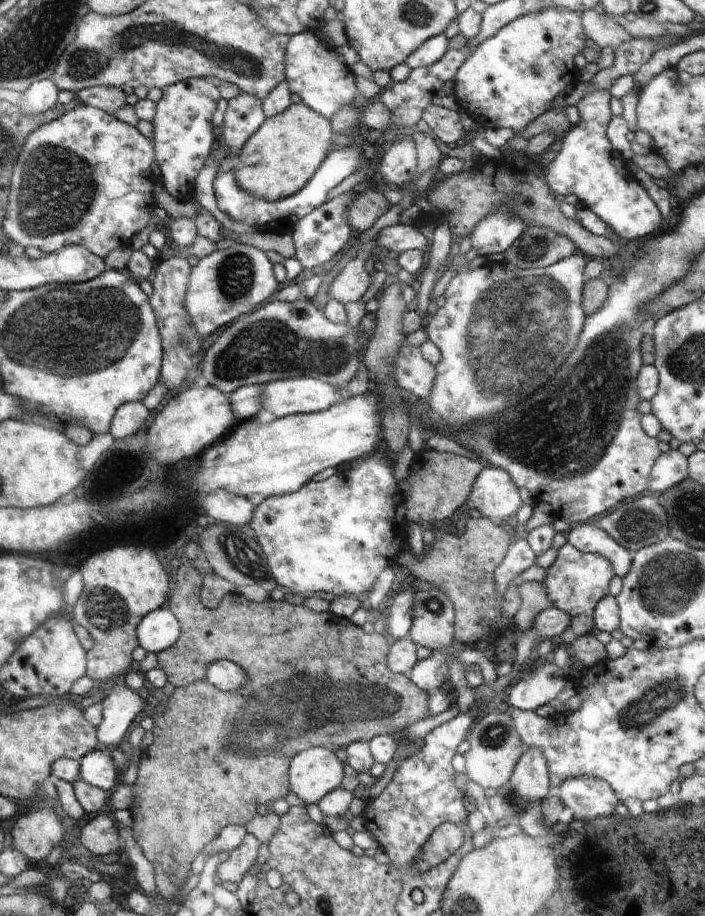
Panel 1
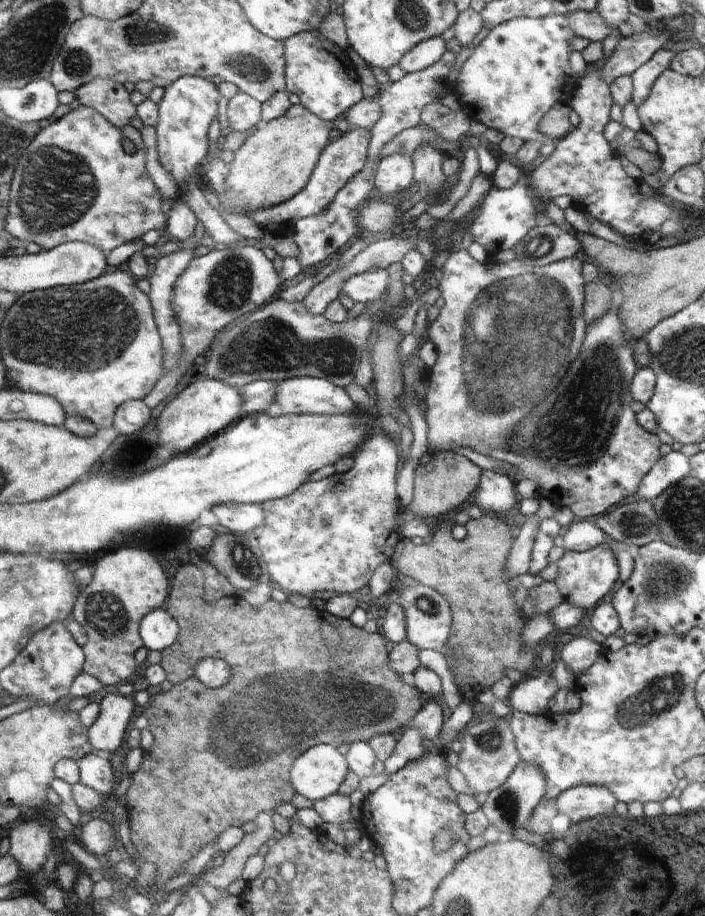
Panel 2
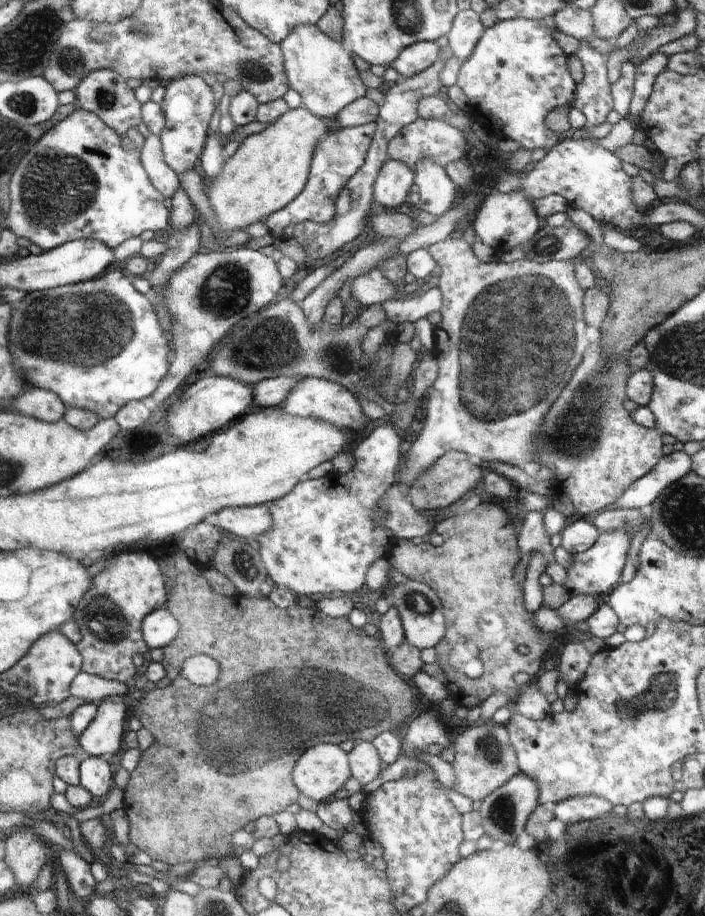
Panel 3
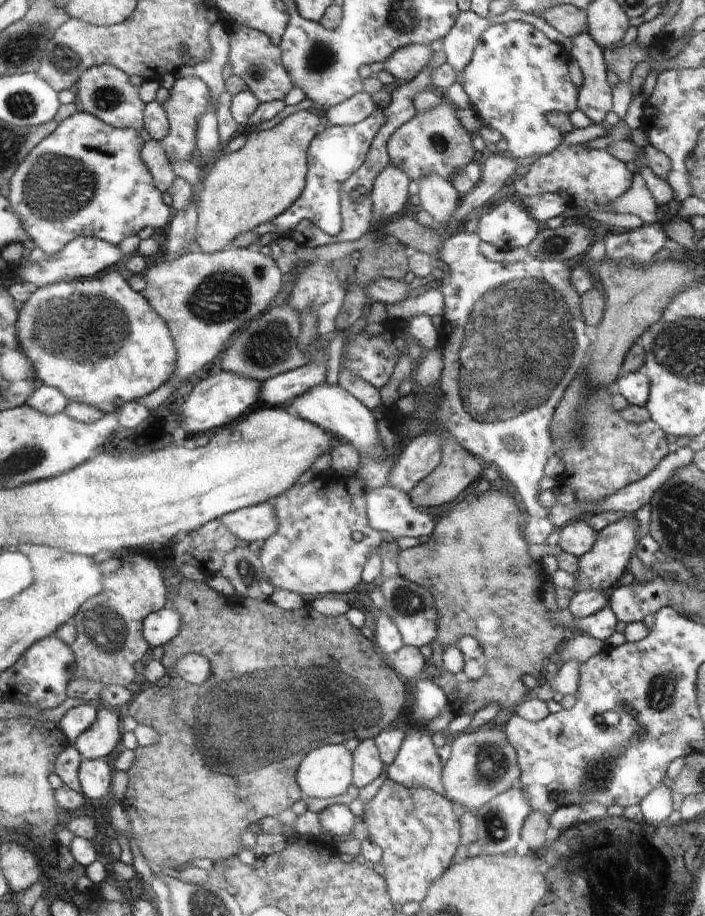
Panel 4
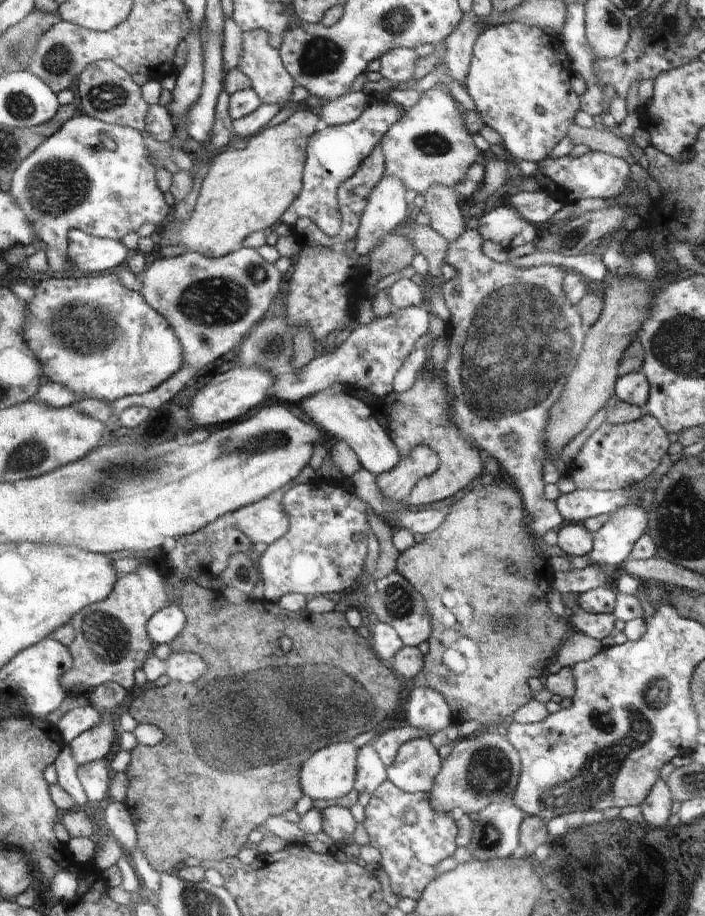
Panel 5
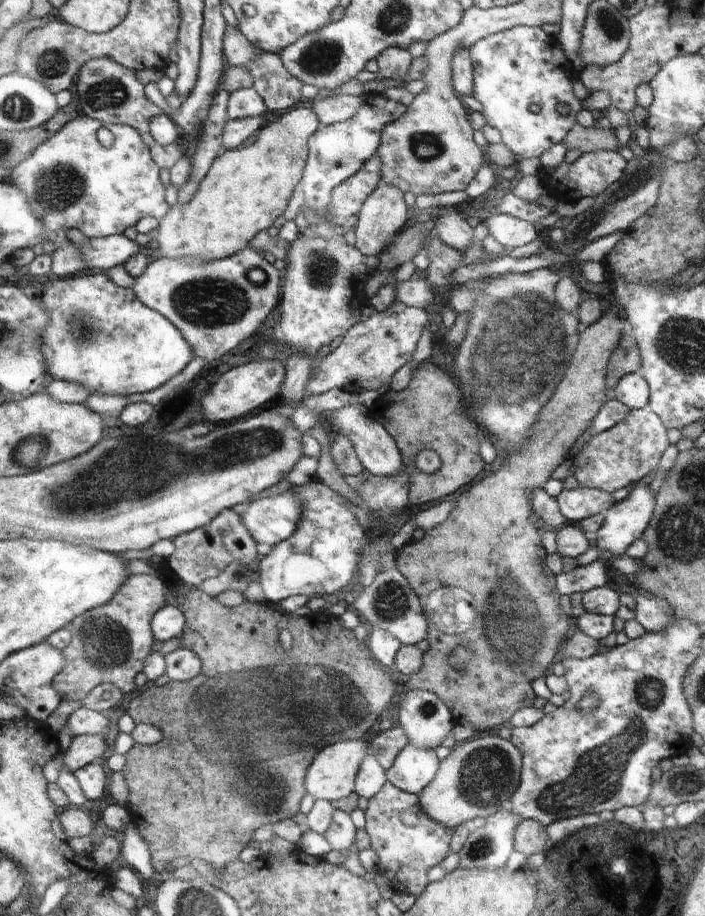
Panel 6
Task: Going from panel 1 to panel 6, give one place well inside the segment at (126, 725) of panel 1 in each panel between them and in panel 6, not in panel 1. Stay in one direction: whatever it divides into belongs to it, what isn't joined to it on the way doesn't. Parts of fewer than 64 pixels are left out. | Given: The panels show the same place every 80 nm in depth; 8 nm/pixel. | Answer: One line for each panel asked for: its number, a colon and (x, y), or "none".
2: (116, 710)
3: (104, 735)
4: (101, 739)
5: (92, 745)
6: (84, 749)

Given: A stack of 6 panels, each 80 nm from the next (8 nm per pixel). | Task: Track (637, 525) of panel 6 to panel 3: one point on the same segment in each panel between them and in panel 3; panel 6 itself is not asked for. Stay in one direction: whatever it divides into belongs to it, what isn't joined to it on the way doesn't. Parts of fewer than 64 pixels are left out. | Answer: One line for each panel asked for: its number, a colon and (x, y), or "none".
3: (597, 571)
4: (602, 568)
5: (612, 544)

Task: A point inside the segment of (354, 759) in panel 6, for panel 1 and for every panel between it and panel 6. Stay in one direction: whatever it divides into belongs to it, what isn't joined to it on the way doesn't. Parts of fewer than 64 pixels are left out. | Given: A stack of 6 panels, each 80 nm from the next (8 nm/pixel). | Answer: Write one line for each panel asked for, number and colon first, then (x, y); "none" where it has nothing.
1: (315, 772)
2: (319, 772)
3: (323, 770)
4: (327, 772)
5: (329, 774)

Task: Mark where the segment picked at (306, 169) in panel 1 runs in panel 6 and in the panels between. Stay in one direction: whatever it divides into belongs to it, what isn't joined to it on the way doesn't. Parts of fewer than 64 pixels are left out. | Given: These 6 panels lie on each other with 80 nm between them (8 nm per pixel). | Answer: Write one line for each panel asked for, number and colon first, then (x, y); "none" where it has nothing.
2: (276, 161)
3: (269, 171)
4: (257, 184)
5: (244, 191)
6: (246, 189)

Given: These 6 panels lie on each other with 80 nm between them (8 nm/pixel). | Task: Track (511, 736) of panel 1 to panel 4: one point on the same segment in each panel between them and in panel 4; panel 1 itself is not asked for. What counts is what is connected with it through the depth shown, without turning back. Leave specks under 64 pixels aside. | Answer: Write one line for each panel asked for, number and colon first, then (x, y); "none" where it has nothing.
2: (489, 754)
3: (485, 759)
4: (482, 764)

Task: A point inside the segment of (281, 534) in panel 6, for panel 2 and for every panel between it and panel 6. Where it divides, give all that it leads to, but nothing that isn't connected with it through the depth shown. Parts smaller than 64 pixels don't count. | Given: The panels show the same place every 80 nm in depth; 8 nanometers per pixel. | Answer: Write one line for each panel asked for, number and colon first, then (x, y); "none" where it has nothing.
2: (242, 518)
3: (248, 522)
4: (255, 523)
5: (266, 521)

